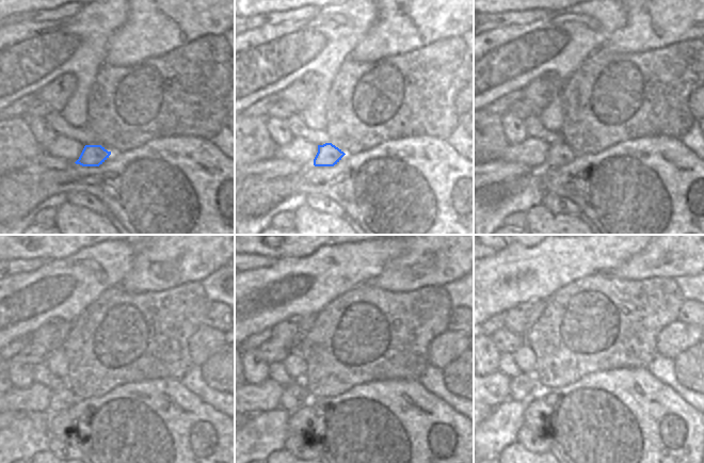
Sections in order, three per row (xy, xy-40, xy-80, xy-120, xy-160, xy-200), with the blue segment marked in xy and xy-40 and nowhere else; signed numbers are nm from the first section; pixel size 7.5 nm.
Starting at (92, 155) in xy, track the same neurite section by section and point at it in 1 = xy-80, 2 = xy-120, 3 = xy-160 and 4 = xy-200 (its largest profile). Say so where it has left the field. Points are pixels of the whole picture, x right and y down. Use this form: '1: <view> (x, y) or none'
1: xy-80 (559, 155)
2: xy-120 (61, 396)
3: xy-160 (296, 395)
4: xy-200 (524, 390)

